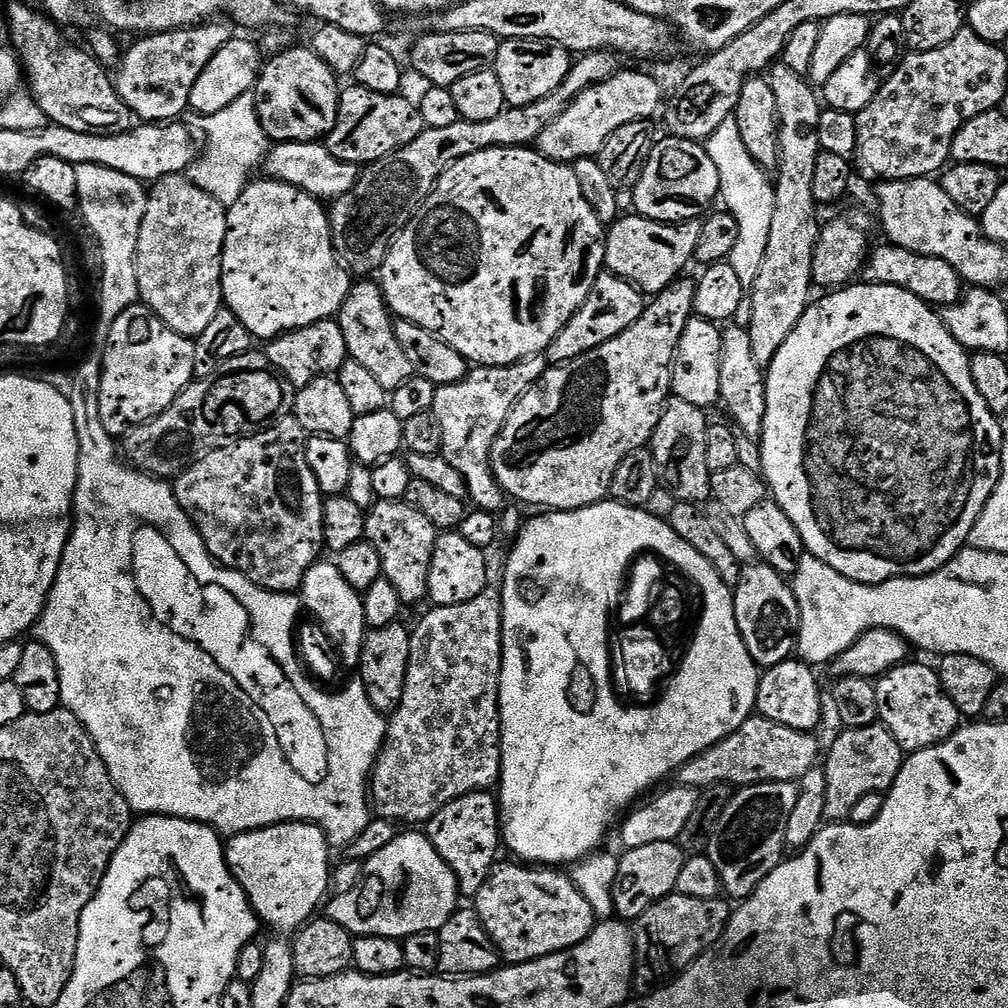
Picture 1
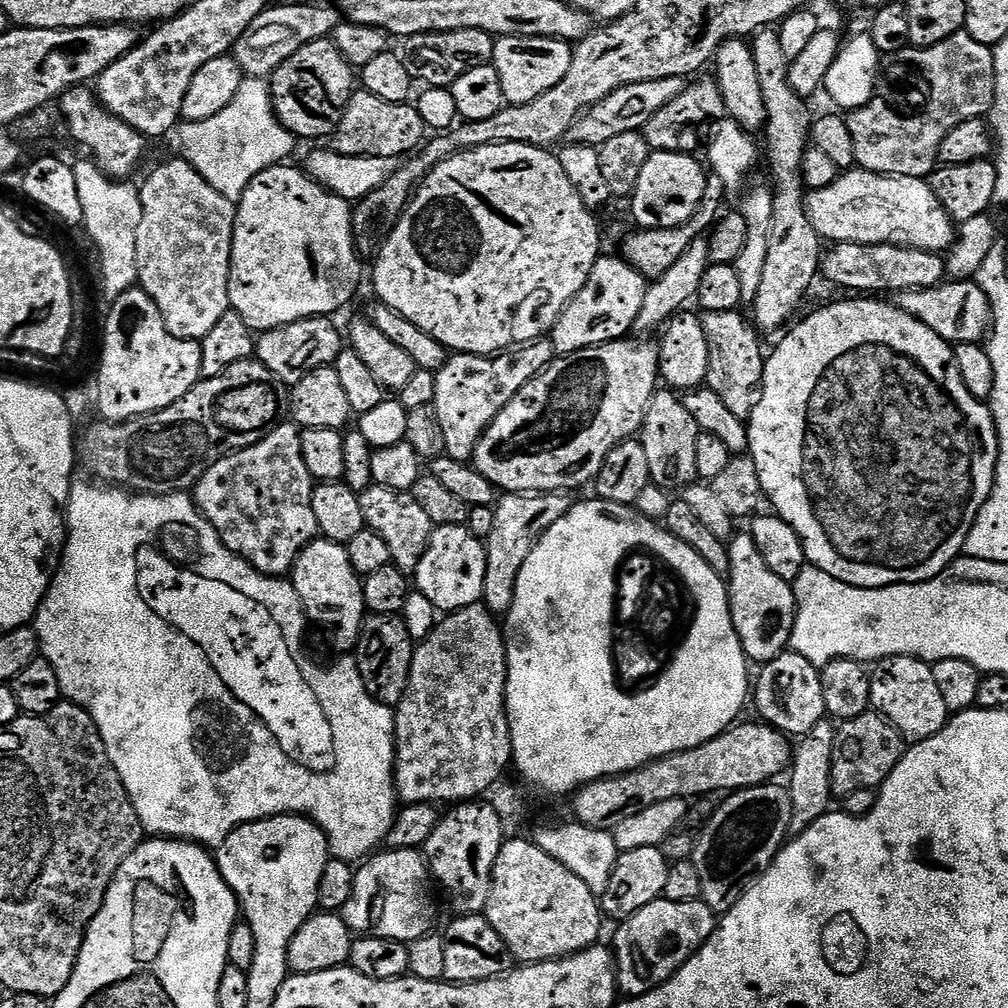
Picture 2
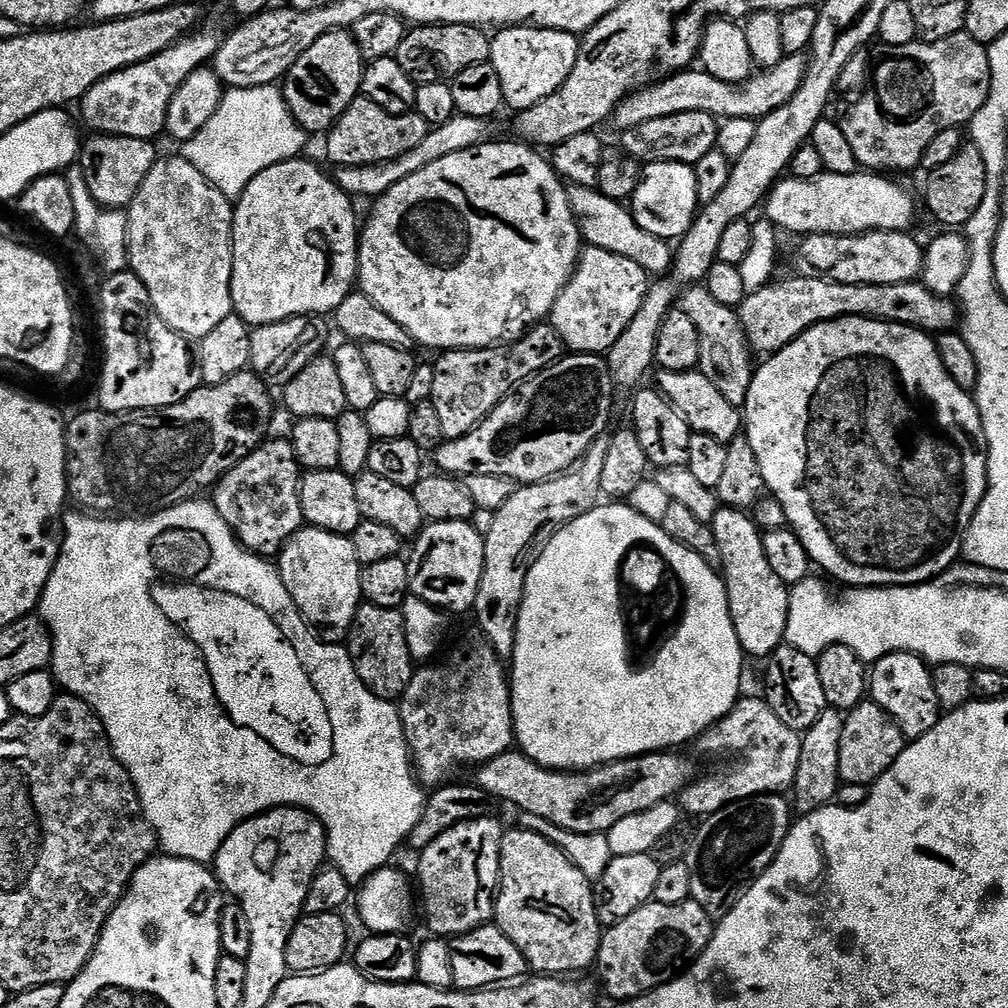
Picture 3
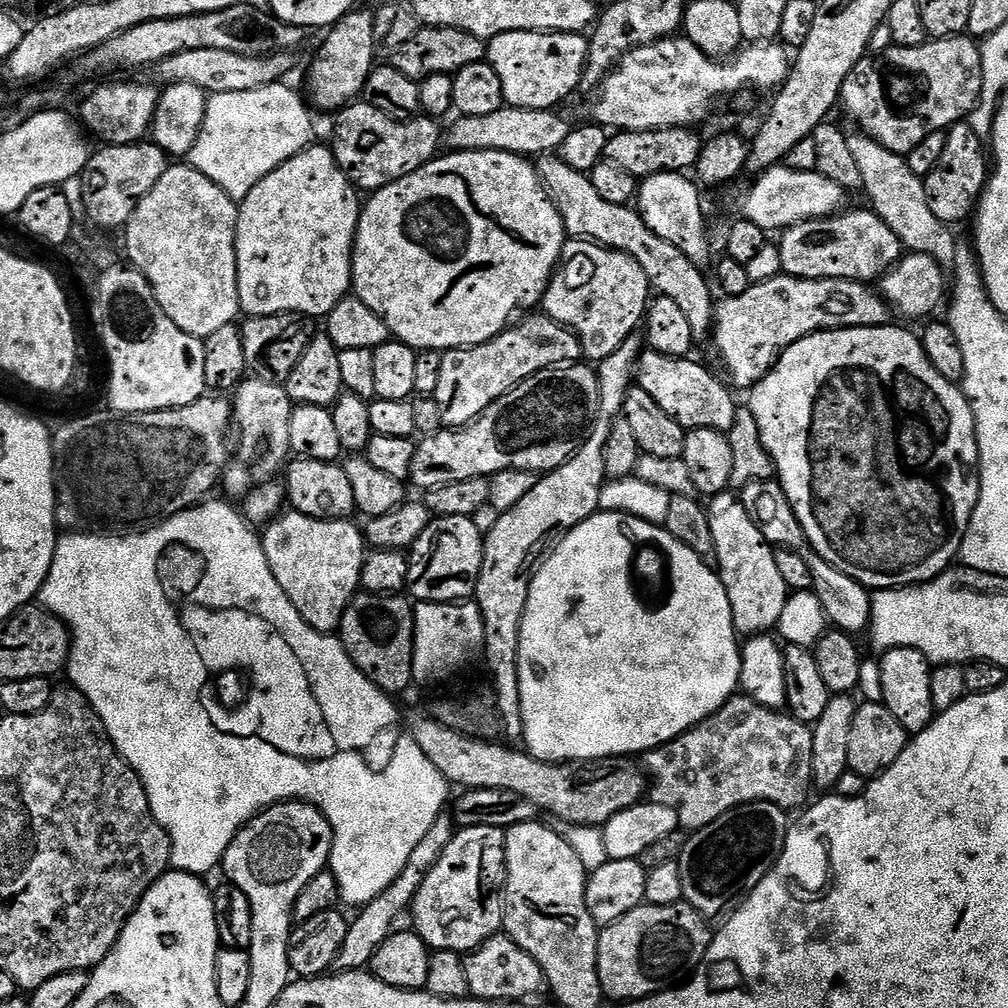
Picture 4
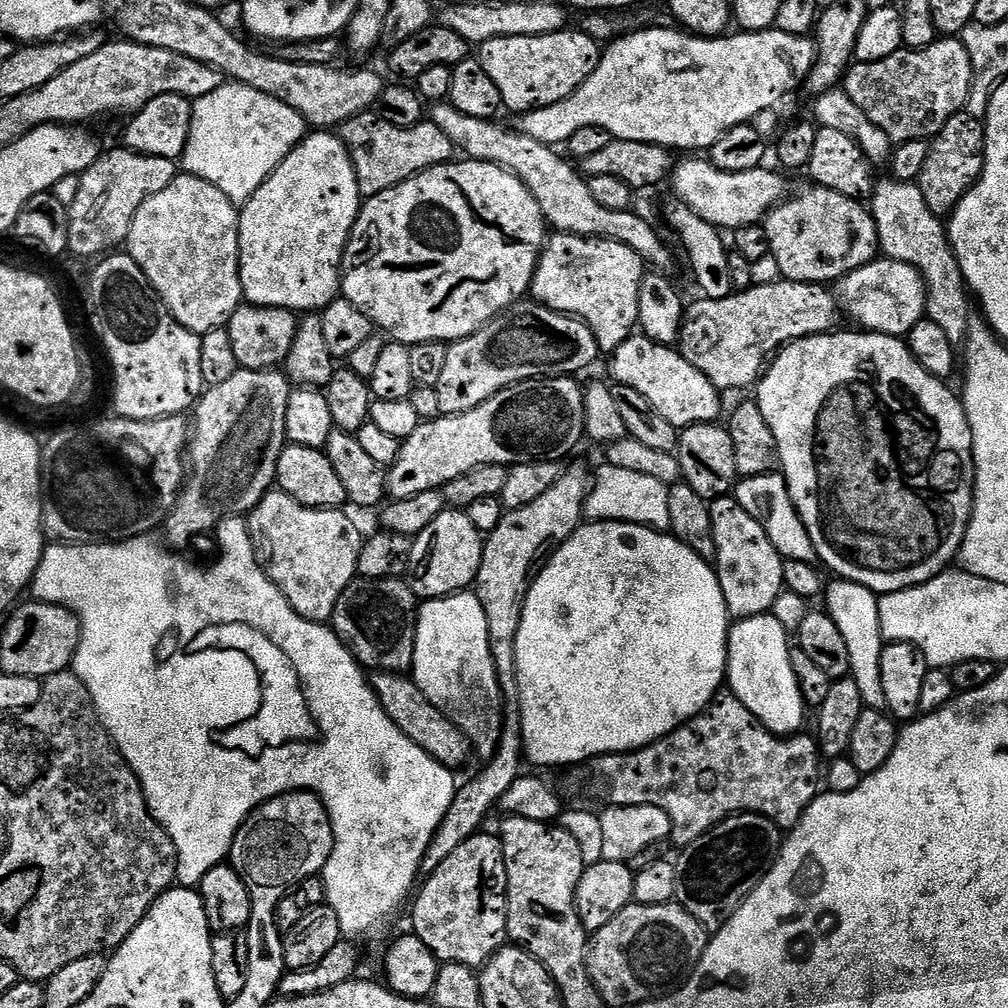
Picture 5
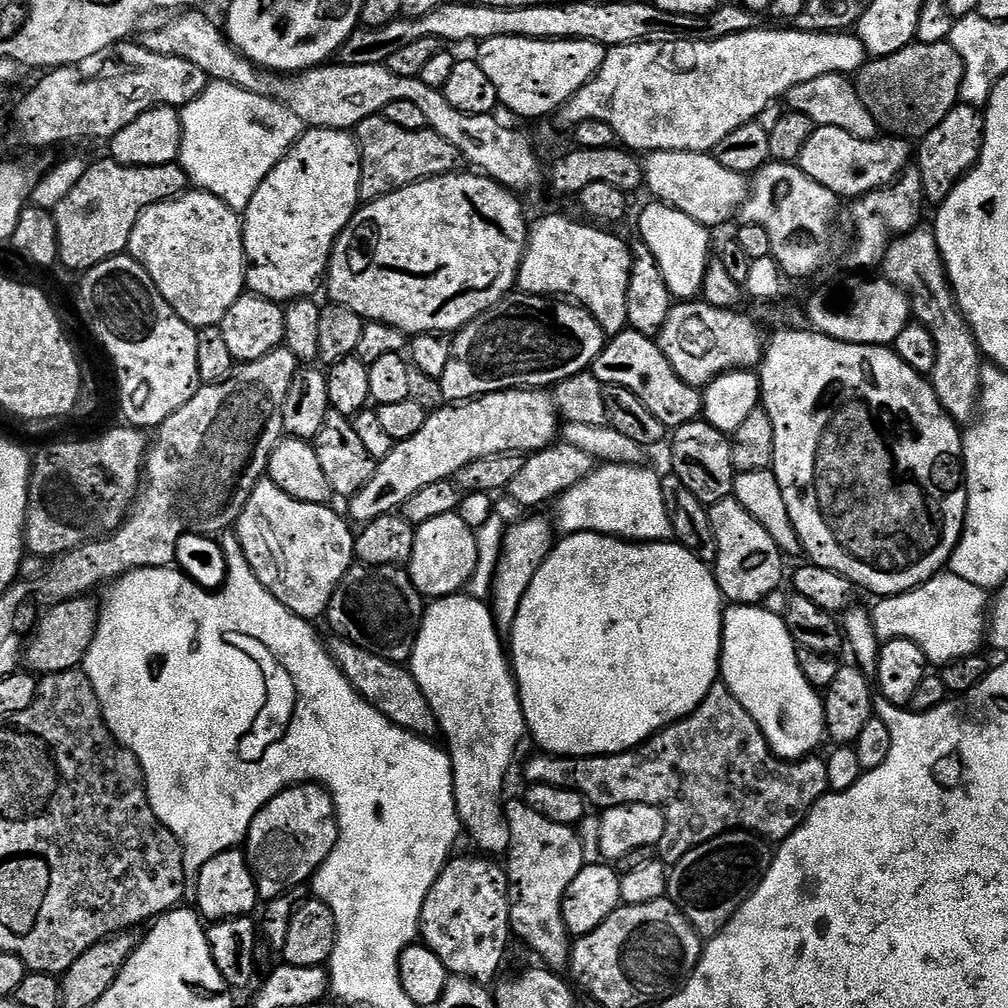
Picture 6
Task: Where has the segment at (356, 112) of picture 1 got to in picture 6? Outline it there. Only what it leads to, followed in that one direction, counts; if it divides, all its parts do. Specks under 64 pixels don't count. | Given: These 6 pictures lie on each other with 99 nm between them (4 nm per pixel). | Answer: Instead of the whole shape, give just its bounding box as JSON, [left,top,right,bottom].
[354,115,462,202]

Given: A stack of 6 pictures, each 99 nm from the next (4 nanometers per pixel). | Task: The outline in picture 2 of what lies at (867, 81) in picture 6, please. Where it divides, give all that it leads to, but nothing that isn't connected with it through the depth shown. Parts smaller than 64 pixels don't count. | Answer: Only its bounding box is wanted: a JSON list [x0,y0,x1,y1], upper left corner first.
[846,30,994,177]

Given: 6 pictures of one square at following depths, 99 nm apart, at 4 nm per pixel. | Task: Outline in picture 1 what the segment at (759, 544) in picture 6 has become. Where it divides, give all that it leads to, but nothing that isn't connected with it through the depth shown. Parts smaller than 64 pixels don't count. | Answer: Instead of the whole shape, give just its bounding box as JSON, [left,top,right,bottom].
[732,562,798,669]

